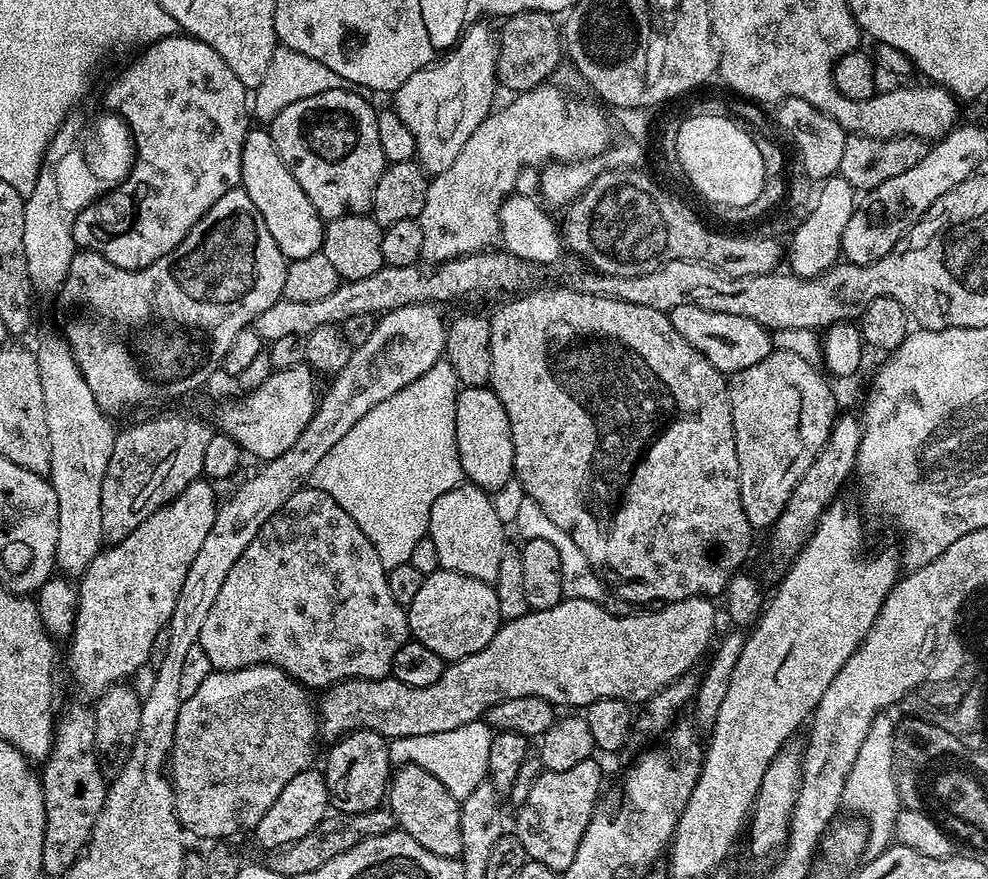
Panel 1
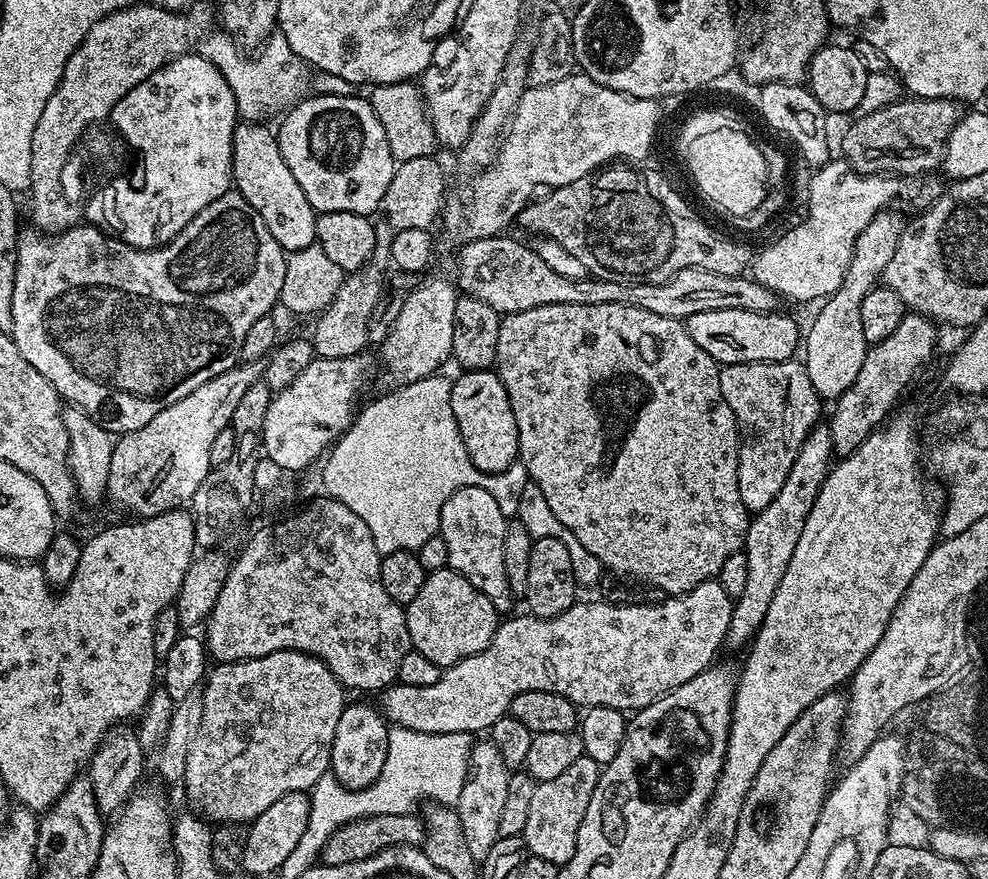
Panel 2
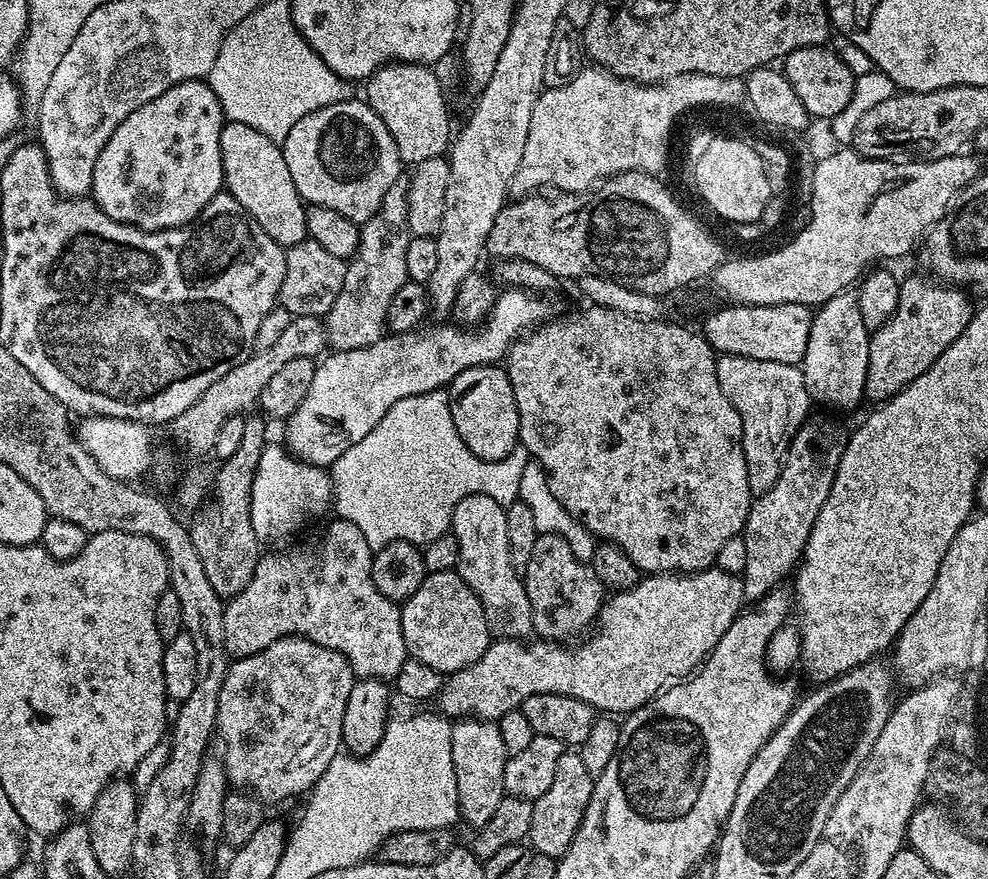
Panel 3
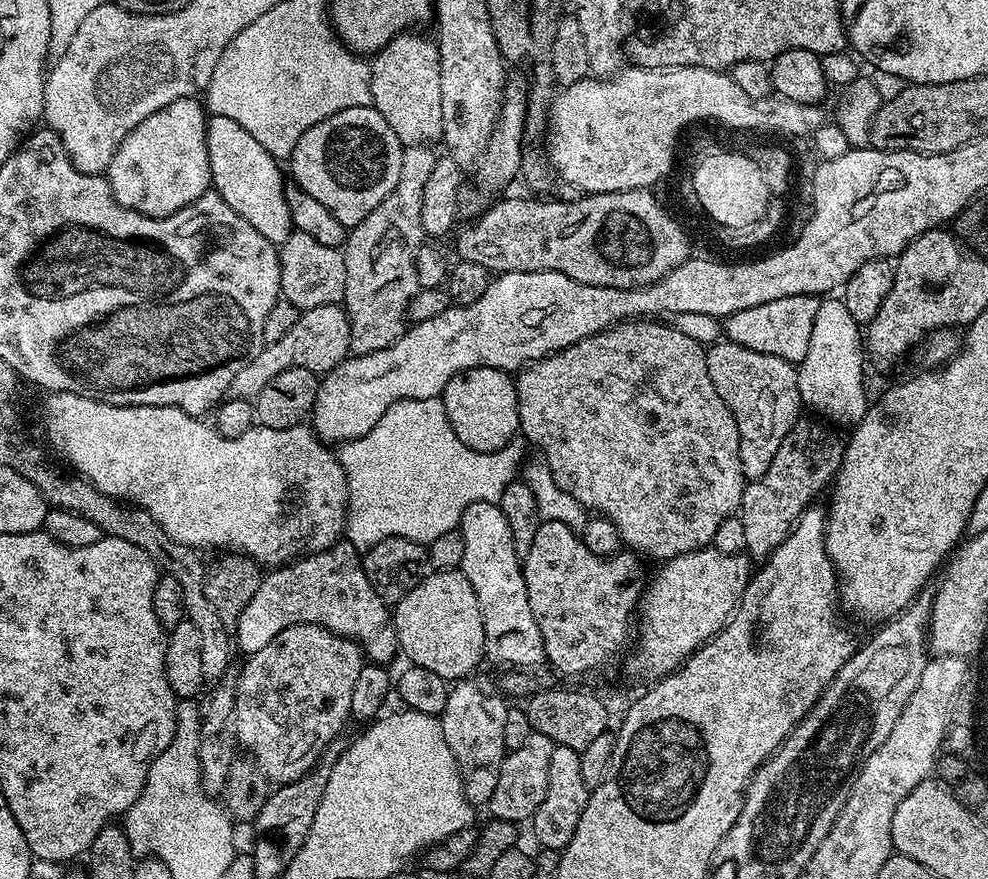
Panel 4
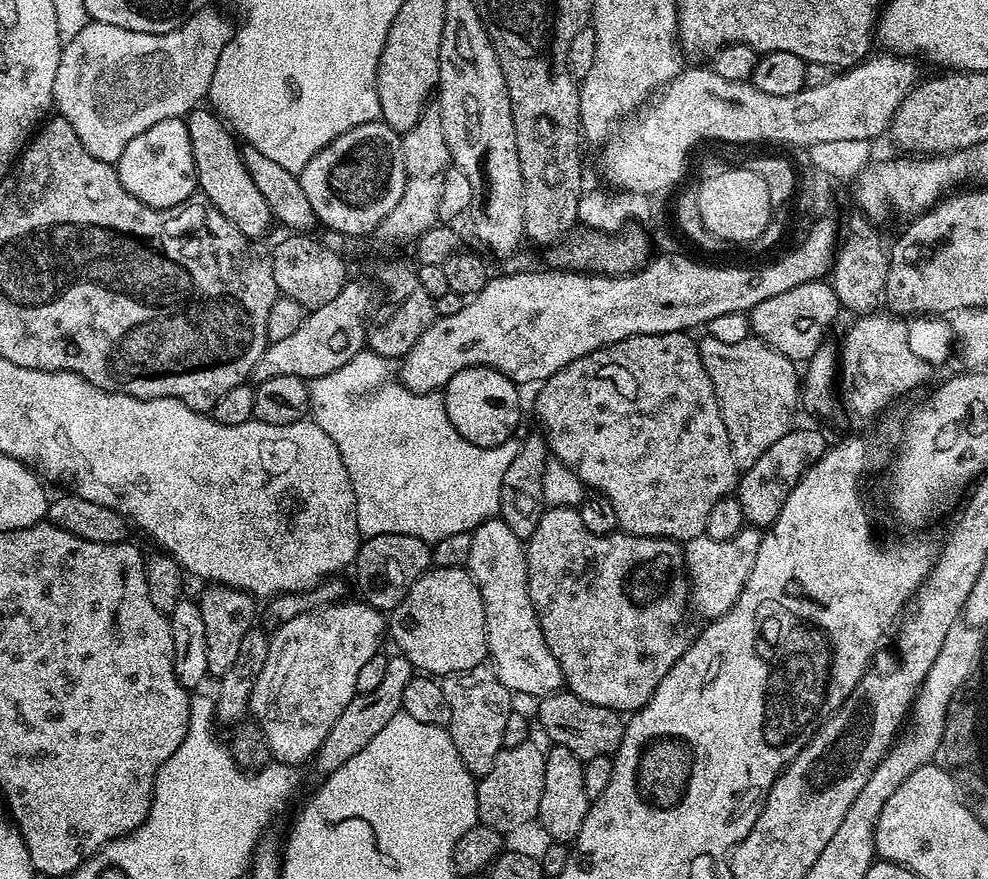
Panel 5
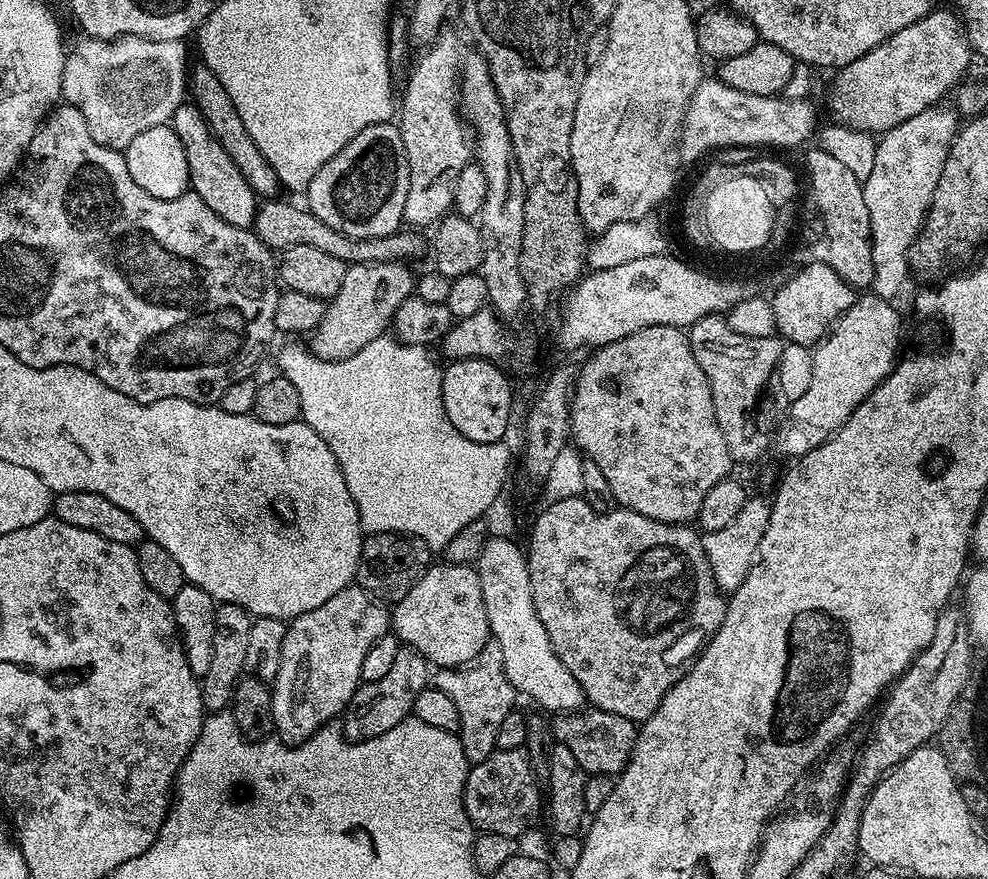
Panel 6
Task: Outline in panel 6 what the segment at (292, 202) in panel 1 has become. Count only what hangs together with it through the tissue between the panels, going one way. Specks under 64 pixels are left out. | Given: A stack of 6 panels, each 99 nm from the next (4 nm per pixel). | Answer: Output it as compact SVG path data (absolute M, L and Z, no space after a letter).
M191 102L180 104L172 116L170 127L176 131L178 138L182 138L182 150L186 150L188 183L191 191L196 192L198 198L202 198L202 202L206 202L206 206L210 206L210 210L214 210L214 214L218 214L218 218L222 218L222 222L230 222L230 226L251 229L256 222L258 207L256 191L248 185L246 178L242 178L238 166L234 166L234 162L230 162L226 150L222 150L222 146L218 146L214 134L210 134L210 126L206 126L206 118L202 118L202 114L196 109L195 104Z

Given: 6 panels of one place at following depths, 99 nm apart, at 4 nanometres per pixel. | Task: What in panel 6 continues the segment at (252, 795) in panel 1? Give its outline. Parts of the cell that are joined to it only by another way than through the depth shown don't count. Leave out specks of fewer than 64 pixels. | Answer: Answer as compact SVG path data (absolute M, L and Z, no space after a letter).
M359 586L338 590L318 610L296 616L282 642L280 665L271 681L272 727L291 746L308 740L324 724L333 723L348 707L362 681L362 662L378 638L389 635L390 612Z

